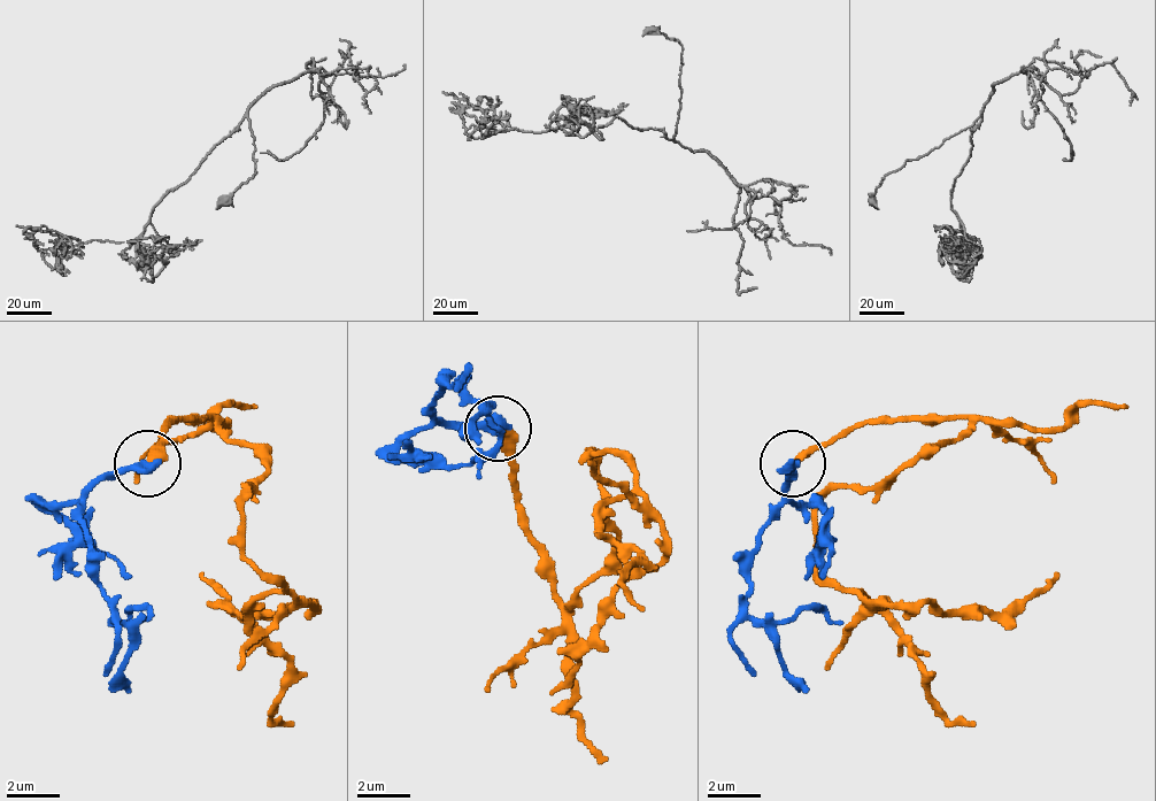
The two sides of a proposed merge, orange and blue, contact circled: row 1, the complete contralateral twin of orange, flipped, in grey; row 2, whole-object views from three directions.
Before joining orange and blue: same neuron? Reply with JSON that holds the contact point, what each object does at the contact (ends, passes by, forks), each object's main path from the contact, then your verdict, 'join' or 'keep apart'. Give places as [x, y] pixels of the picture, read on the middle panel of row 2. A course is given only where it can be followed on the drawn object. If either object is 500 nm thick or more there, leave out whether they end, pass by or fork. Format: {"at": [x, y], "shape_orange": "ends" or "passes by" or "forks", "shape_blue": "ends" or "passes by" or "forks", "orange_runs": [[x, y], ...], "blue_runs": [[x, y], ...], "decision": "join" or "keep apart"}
{"at": [498, 428], "shape_orange": "ends", "shape_blue": "ends", "orange_runs": [[500, 430], [526, 543], [567, 602], [619, 536], [593, 449], [653, 509], [659, 556], [613, 595], [553, 695]], "blue_runs": [[500, 430], [460, 430], [433, 416], [447, 383], [460, 383], [500, 437], [479, 476]], "decision": "join"}

